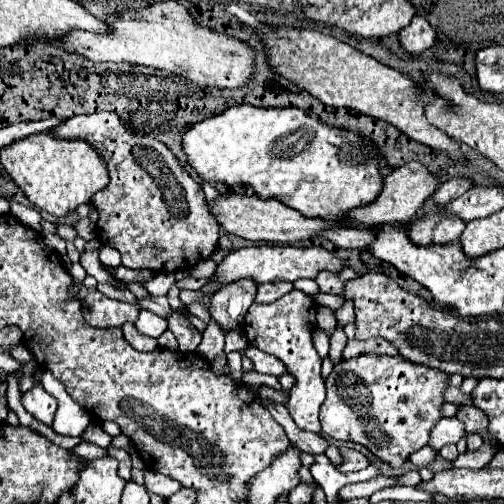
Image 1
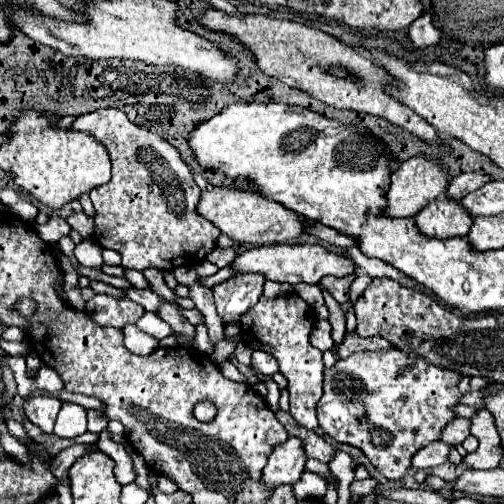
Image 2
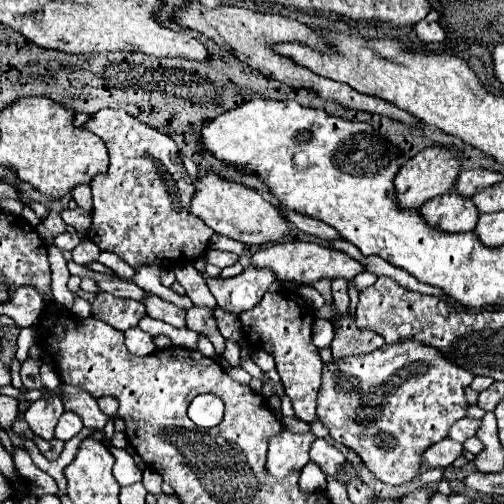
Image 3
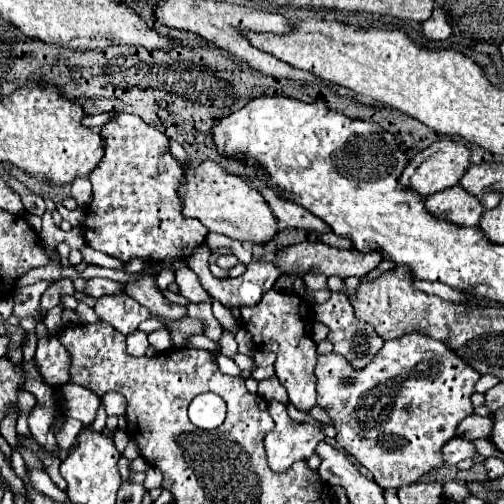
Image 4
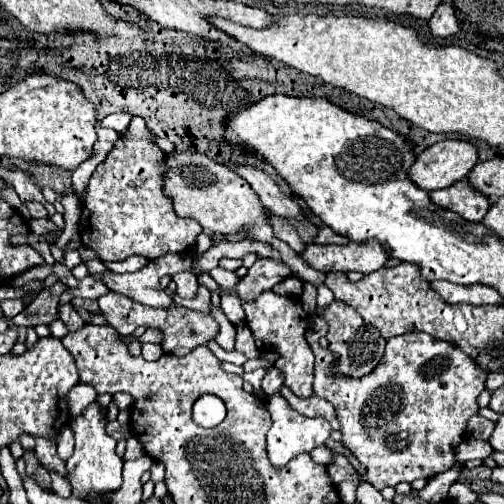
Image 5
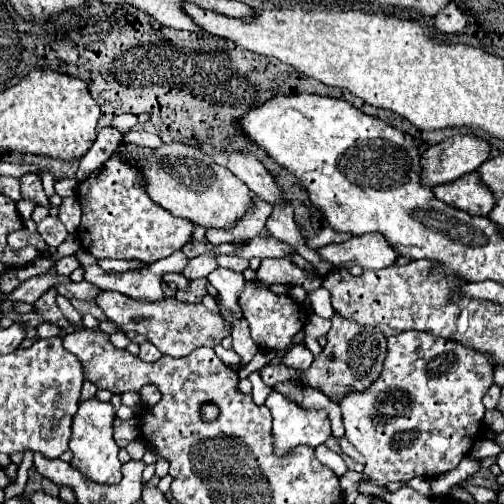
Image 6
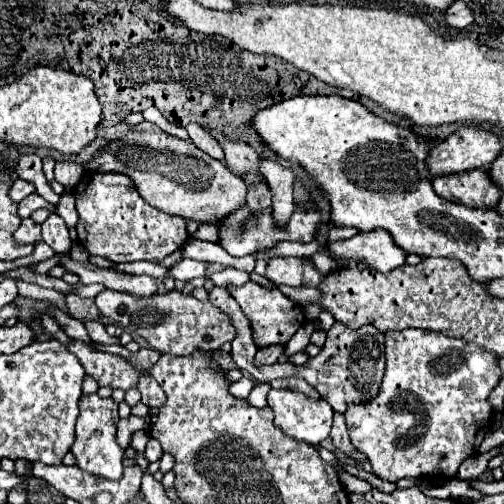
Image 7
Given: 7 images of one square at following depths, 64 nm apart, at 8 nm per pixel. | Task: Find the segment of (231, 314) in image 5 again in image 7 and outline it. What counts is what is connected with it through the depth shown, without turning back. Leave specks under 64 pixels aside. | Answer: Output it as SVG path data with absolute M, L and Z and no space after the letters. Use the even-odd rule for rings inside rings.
M224 268L220 272L212 272L208 278L214 282L214 286L228 290L228 286L234 286L234 288L242 286L248 280L248 274L234 270L234 268Z

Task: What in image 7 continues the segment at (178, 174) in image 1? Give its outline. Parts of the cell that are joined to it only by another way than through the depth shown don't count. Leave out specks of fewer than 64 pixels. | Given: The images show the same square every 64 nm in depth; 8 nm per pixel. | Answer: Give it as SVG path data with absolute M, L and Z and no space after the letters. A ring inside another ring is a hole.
M86 172L74 188L74 198L80 214L76 224L78 242L94 256L112 262L148 260L158 264L188 240L186 220L144 202L132 180L122 172Z

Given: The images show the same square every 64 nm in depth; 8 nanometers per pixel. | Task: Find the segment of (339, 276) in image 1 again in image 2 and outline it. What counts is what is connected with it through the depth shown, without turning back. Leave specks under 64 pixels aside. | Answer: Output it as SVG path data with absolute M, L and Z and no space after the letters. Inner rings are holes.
M350 274L350 276L342 276L342 278L336 278L336 276L324 276L318 284L322 290L330 292L340 304L344 304L348 300L348 292L350 292L350 284L354 282L356 274Z

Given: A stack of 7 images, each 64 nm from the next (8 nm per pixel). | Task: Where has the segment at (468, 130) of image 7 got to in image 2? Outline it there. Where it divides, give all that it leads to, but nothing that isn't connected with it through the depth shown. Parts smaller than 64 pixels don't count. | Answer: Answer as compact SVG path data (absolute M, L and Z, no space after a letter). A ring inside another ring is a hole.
M414 158L414 160L406 160L404 164L400 164L400 168L390 176L390 188L386 192L386 208L384 208L384 216L386 218L412 218L416 216L428 202L432 202L434 198L438 198L444 188L448 186L448 176L442 172L442 168L430 160L424 158Z

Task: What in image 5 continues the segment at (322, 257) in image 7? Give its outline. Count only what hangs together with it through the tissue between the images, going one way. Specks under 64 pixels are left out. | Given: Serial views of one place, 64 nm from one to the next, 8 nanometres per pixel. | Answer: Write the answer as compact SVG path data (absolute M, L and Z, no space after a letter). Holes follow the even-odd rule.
M270 214L270 220L272 220L272 224L274 224L272 228L274 228L274 236L276 236L276 238L288 242L294 252L300 252L300 248L304 248L304 242L300 240L296 228L294 228L290 222L278 220L278 216L272 216L272 214Z

